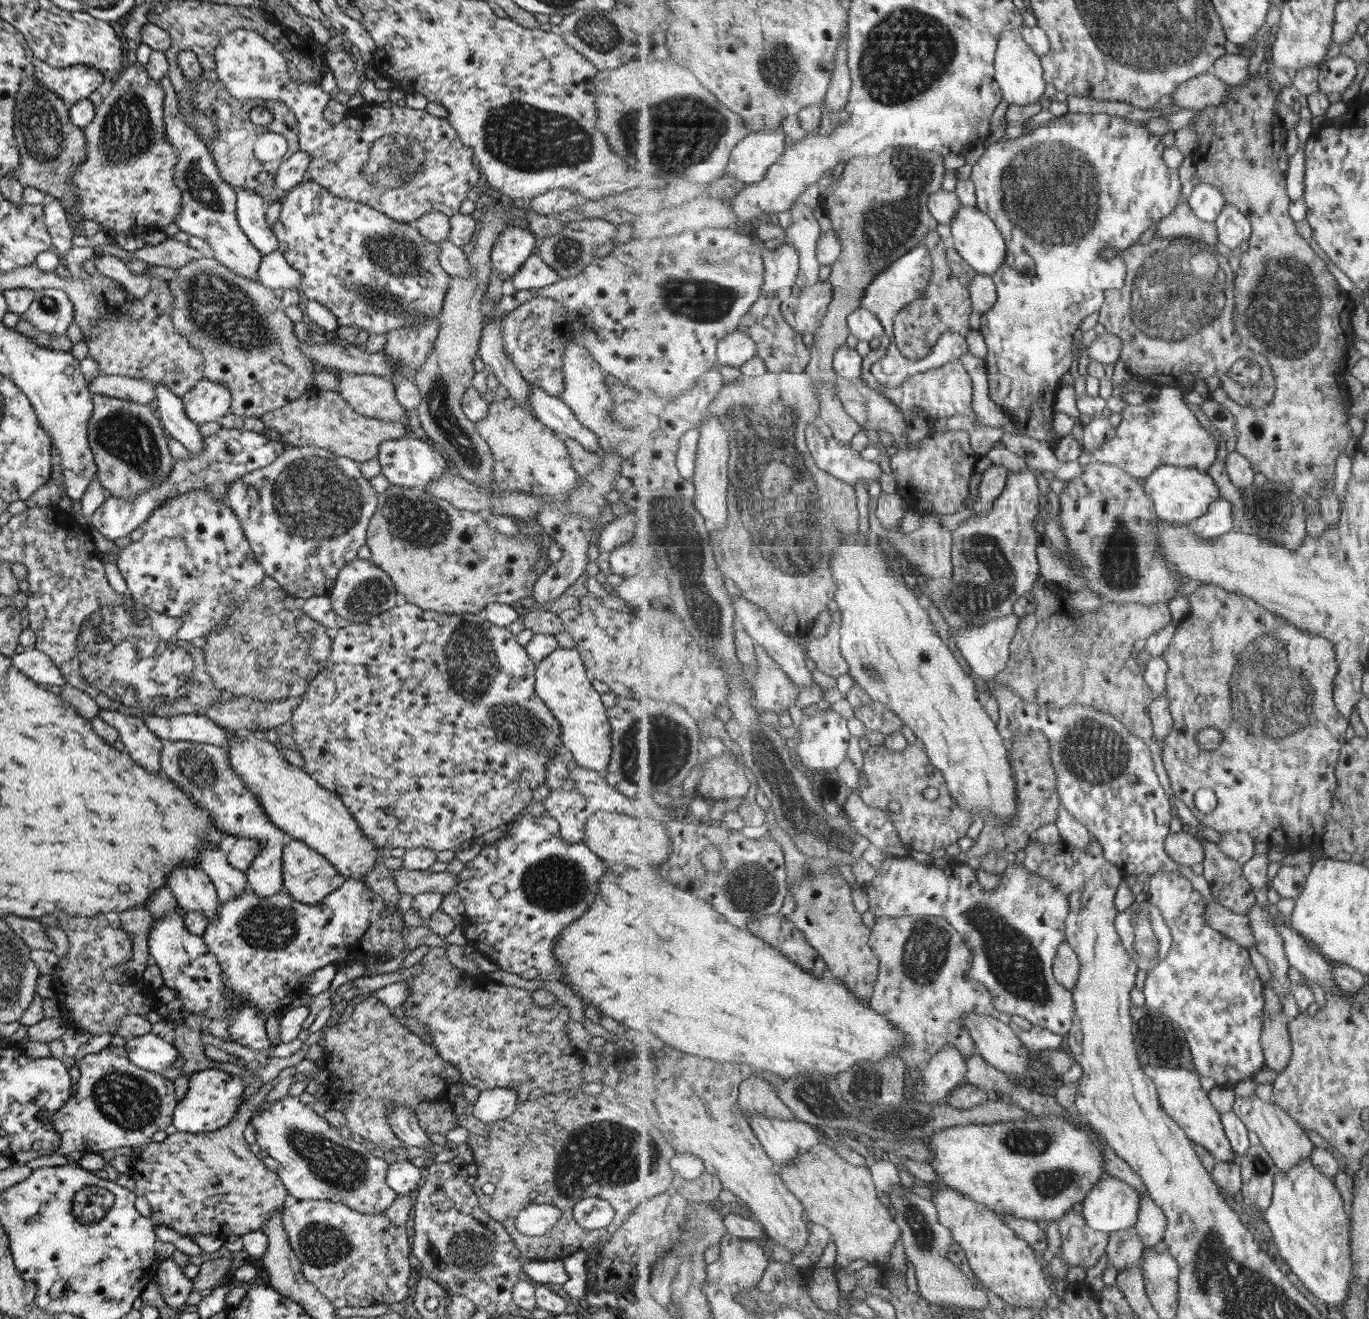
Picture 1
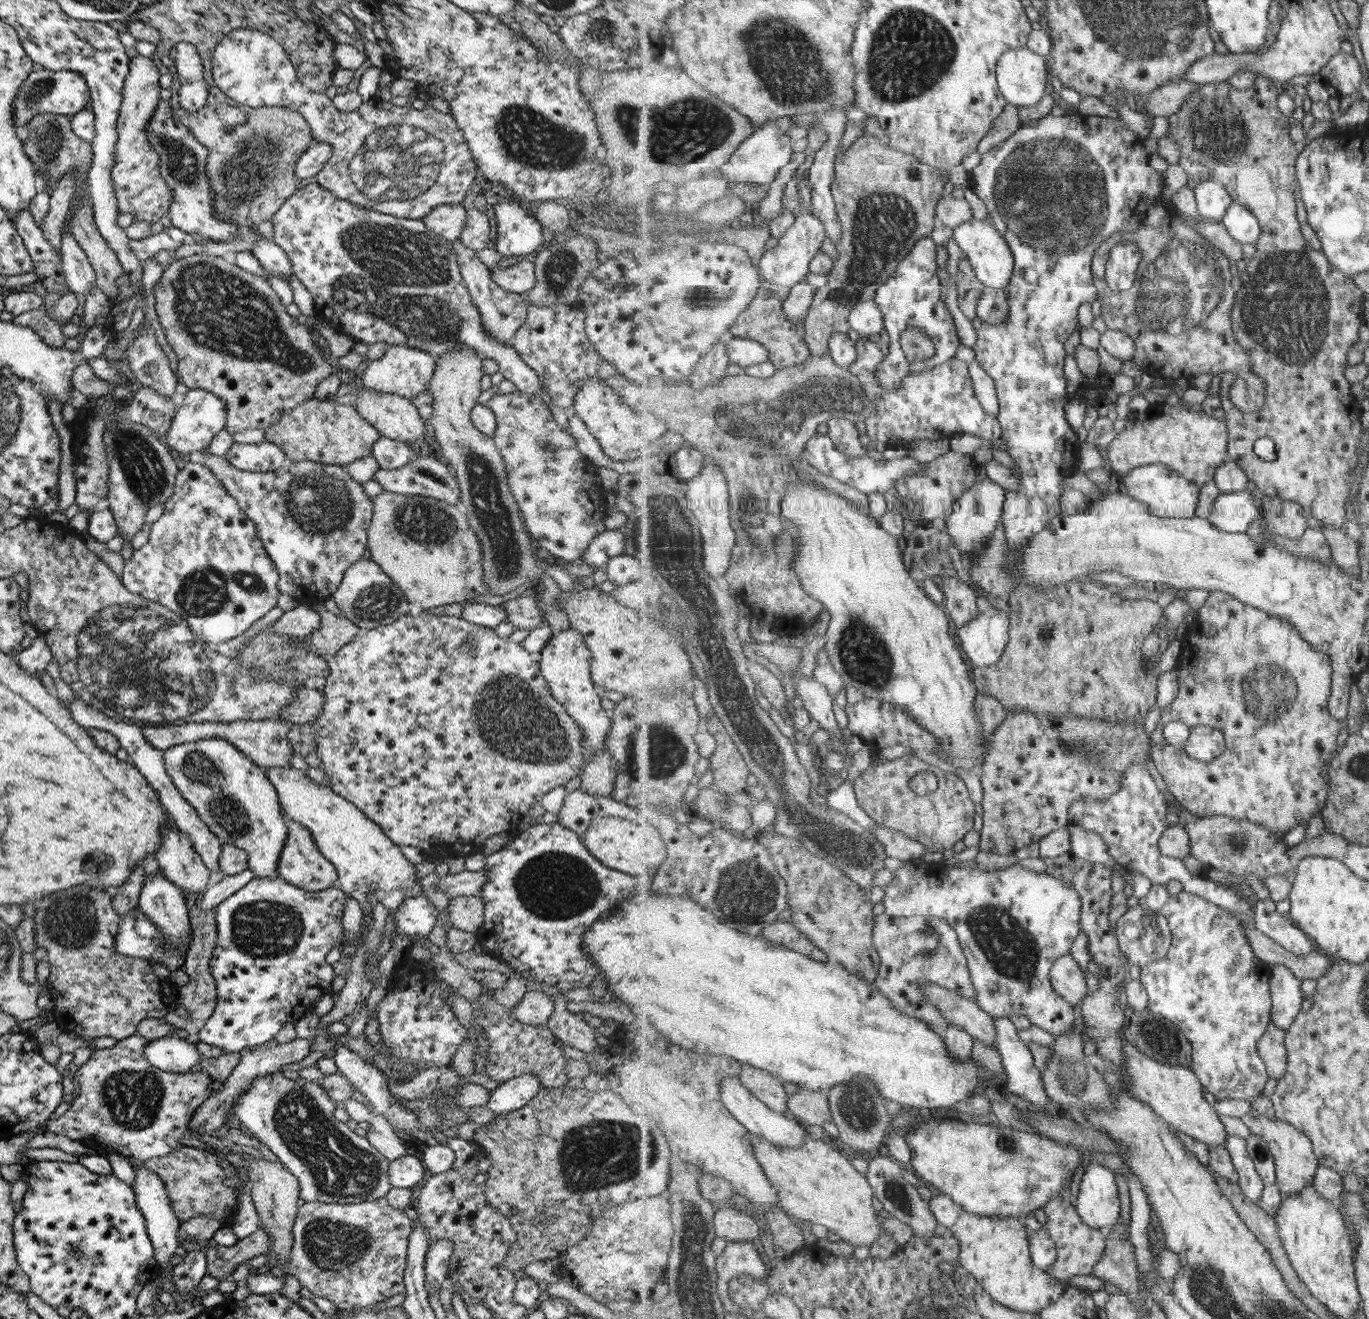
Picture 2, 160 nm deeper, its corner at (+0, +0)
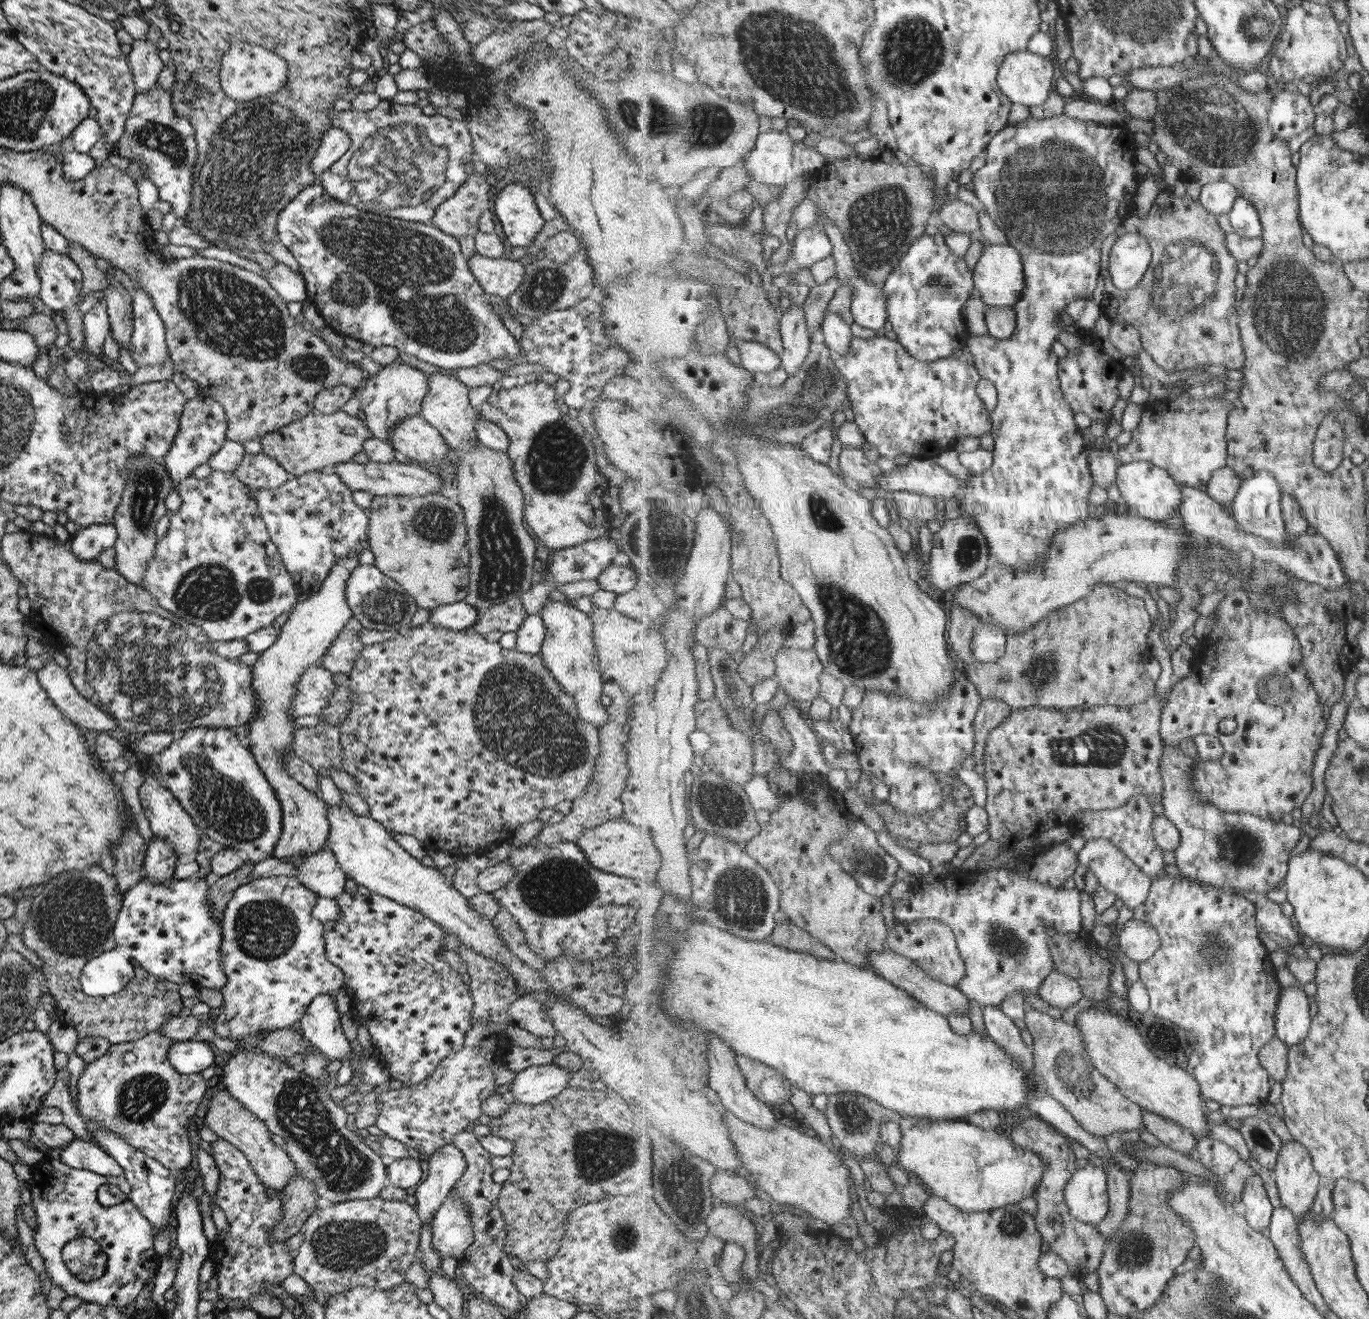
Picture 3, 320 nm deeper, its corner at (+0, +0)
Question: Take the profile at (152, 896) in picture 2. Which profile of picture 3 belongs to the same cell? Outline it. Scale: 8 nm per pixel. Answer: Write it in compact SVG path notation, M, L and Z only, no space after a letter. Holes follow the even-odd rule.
M153 835L153 840L146 846L144 854L143 877L154 883L164 883L172 877L176 859L174 846L165 842L163 838Z

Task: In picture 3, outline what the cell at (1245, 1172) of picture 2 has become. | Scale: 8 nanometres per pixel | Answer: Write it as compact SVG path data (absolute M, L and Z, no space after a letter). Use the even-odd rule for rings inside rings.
M1259 1174L1247 1179L1242 1202L1246 1207L1245 1215L1250 1225L1265 1234L1265 1230L1270 1228L1272 1214L1276 1208L1273 1208L1271 1200L1267 1198L1267 1190L1263 1185L1265 1180L1262 1180Z

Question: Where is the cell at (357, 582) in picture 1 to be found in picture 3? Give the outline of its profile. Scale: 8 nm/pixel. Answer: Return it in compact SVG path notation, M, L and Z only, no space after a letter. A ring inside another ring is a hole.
M358 565L349 575L343 587L343 596L352 617L361 624L362 628L373 631L385 631L389 634L399 630L407 630L411 617L418 607L407 595L405 590L398 586L391 578L384 576L377 567Z

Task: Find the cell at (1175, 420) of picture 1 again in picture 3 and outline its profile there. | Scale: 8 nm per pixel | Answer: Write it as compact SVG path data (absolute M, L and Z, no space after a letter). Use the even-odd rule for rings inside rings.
M1186 390L1160 402L1146 404L1147 416L1132 432L1129 444L1118 448L1121 464L1153 462L1181 484L1206 491L1213 473L1228 466L1227 431L1235 403L1217 395L1193 400Z

